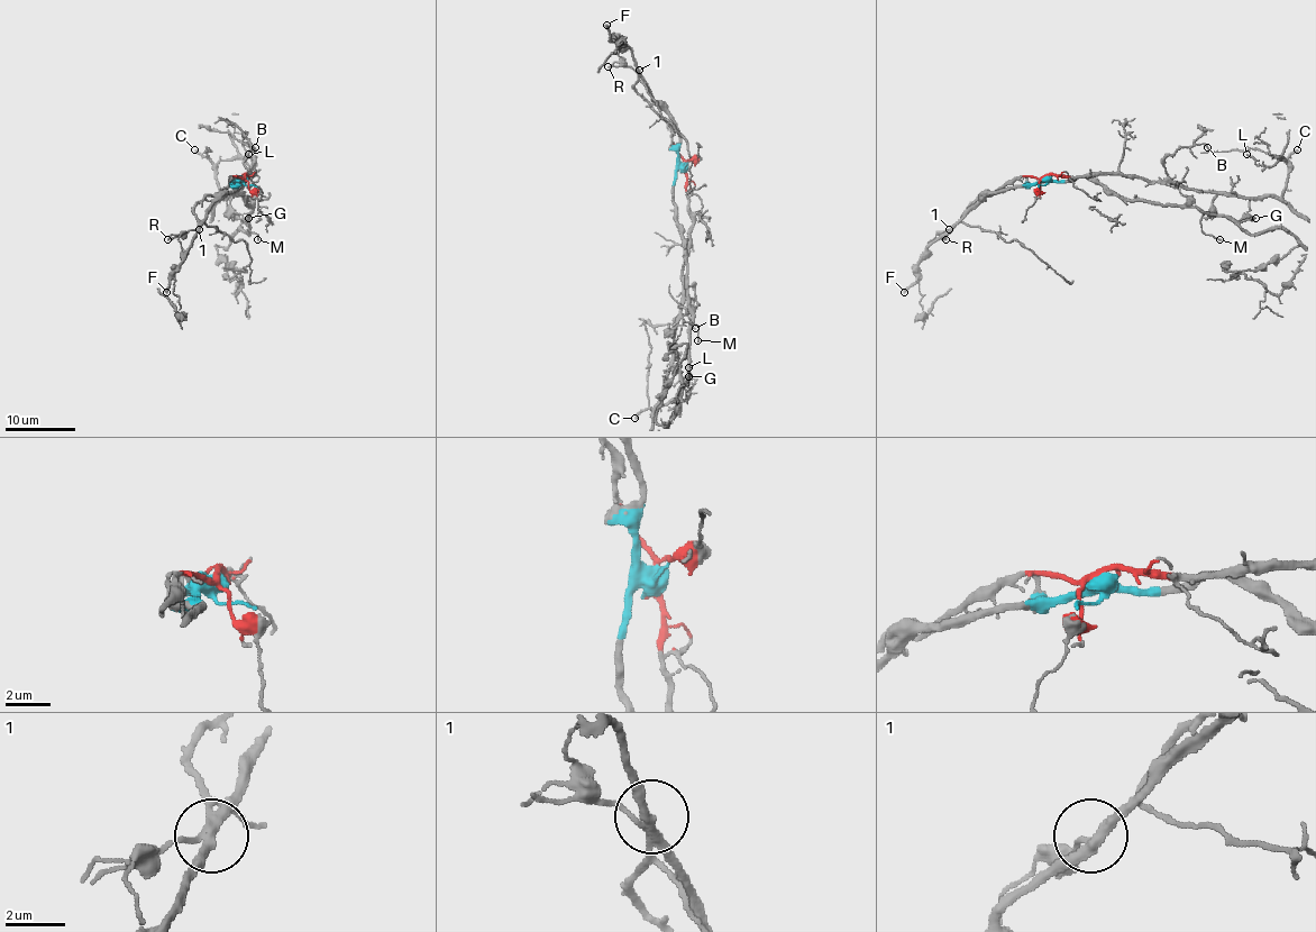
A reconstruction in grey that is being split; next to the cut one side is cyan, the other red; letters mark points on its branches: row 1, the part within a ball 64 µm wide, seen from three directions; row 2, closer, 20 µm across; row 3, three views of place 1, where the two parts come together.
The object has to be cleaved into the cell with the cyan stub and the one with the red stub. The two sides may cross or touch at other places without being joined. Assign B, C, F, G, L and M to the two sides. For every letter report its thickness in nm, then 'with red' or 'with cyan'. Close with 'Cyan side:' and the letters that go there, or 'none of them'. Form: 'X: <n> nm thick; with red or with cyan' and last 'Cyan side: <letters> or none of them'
B: 110 nm thick; with red
C: 190 nm thick; with red
F: 260 nm thick; with cyan
G: 90 nm thick; with cyan
L: 110 nm thick; with red
M: 100 nm thick; with red
Cyan side: F, G

